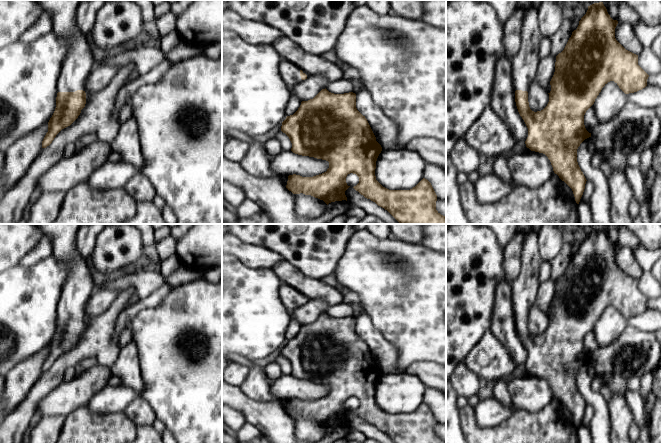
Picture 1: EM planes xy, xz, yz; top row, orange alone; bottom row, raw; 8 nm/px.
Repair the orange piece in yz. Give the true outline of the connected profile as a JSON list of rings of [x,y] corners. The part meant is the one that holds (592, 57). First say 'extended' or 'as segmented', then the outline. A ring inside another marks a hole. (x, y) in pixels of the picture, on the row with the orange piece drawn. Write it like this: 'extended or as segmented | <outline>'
extended | [[[517,0],[517,7],[523,11],[523,23],[521,46],[512,59],[512,79],[516,106],[528,128],[525,144],[531,151],[548,157],[554,173],[572,189],[575,201],[579,204],[587,180],[577,162],[577,149],[585,139],[591,137],[584,125],[586,111],[608,82],[614,81],[625,94],[629,94],[645,88],[649,75],[638,65],[638,55],[626,50],[616,40],[615,28],[618,21],[610,17],[603,2],[594,3],[588,6],[564,50],[556,56],[547,106],[541,111],[532,111],[528,91],[536,78],[542,36],[538,28],[538,10],[533,6],[532,0]]]

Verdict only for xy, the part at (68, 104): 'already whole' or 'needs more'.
needs more

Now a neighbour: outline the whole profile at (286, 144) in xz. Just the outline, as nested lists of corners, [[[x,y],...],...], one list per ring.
[[[279,131],[275,138],[280,141],[283,151],[291,151],[292,143],[285,133]]]

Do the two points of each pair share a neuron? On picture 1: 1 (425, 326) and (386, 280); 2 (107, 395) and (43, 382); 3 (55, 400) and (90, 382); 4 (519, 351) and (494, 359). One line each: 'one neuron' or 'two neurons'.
1: one neuron
2: two neurons
3: one neuron
4: two neurons

